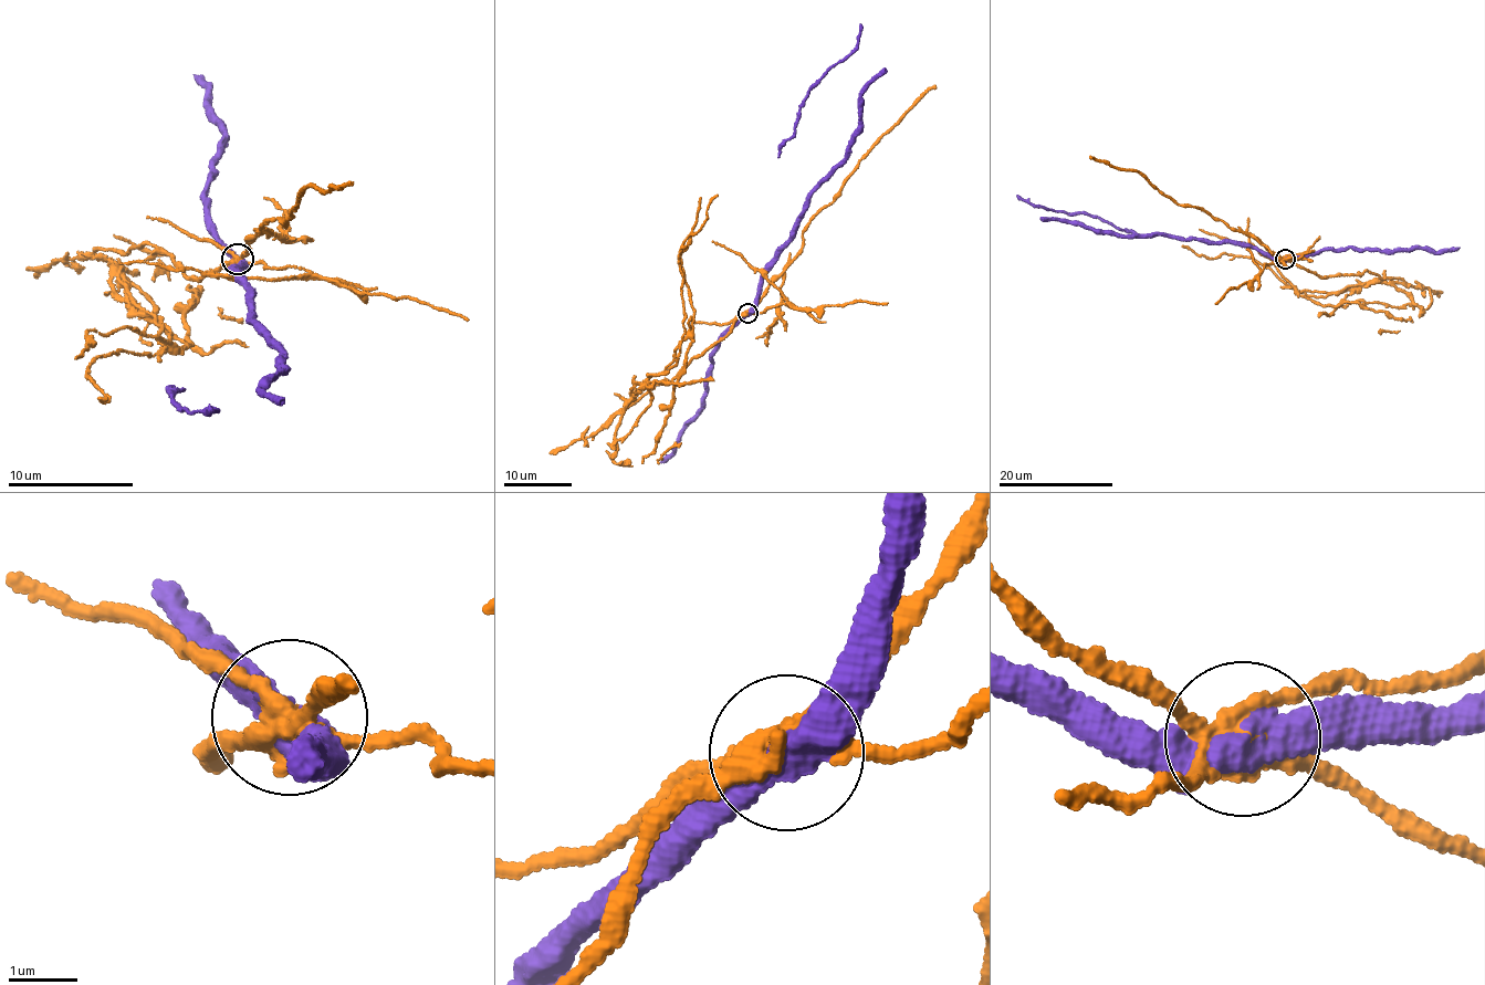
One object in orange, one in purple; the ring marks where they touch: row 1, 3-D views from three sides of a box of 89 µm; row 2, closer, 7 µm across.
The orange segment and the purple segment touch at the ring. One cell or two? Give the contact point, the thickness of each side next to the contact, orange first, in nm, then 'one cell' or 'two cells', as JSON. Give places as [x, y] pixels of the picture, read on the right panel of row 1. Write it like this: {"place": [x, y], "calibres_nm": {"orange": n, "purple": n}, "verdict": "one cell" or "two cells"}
{"place": [1285, 259], "calibres_nm": {"orange": 280, "purple": 500}, "verdict": "two cells"}

